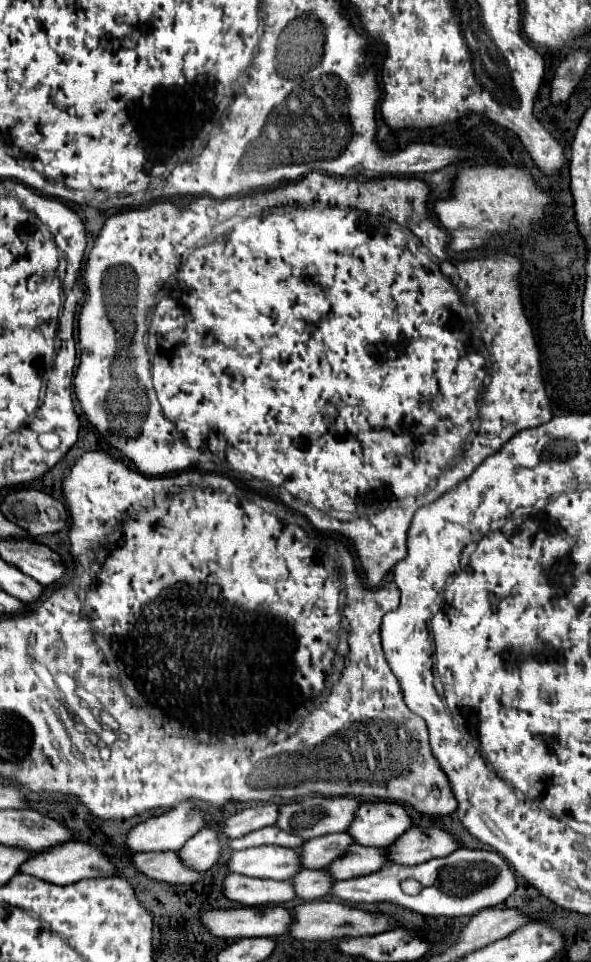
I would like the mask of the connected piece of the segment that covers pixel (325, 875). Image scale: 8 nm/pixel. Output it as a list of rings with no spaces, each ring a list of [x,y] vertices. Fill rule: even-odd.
[[[302,870],[292,878],[292,882],[296,886],[296,894],[300,894],[298,900],[320,900],[330,894],[336,878],[328,870]]]

